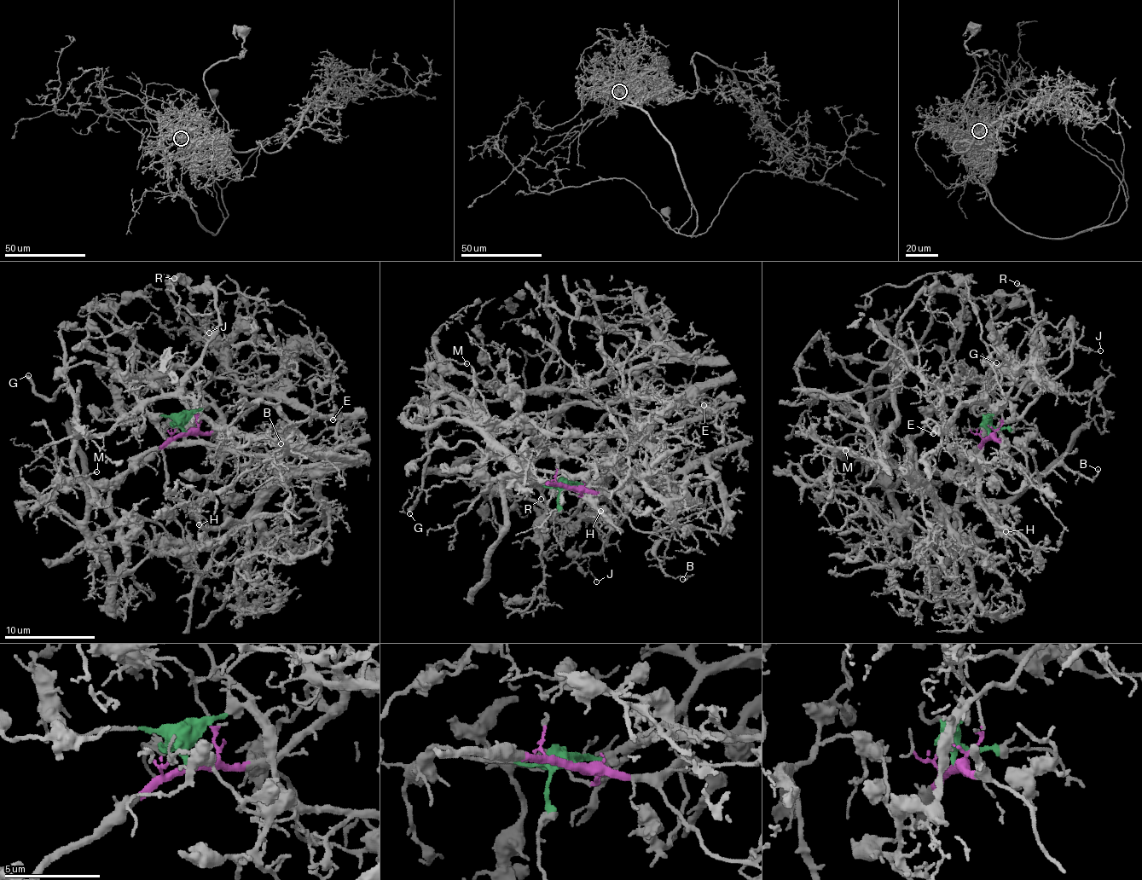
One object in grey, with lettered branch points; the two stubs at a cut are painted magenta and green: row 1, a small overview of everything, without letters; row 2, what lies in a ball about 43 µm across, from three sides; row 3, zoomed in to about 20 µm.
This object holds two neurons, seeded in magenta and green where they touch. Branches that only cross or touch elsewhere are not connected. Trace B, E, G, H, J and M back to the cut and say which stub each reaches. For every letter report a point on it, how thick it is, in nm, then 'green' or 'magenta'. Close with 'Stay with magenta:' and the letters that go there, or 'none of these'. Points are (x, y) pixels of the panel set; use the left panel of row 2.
B: at (281, 443); 130 nm thick; green
E: at (333, 419); 100 nm thick; green
G: at (28, 375); 320 nm thick; magenta
H: at (199, 524); 170 nm thick; green
J: at (209, 332); 90 nm thick; magenta
M: at (96, 471); 130 nm thick; magenta
Stay with magenta: G, J, M

